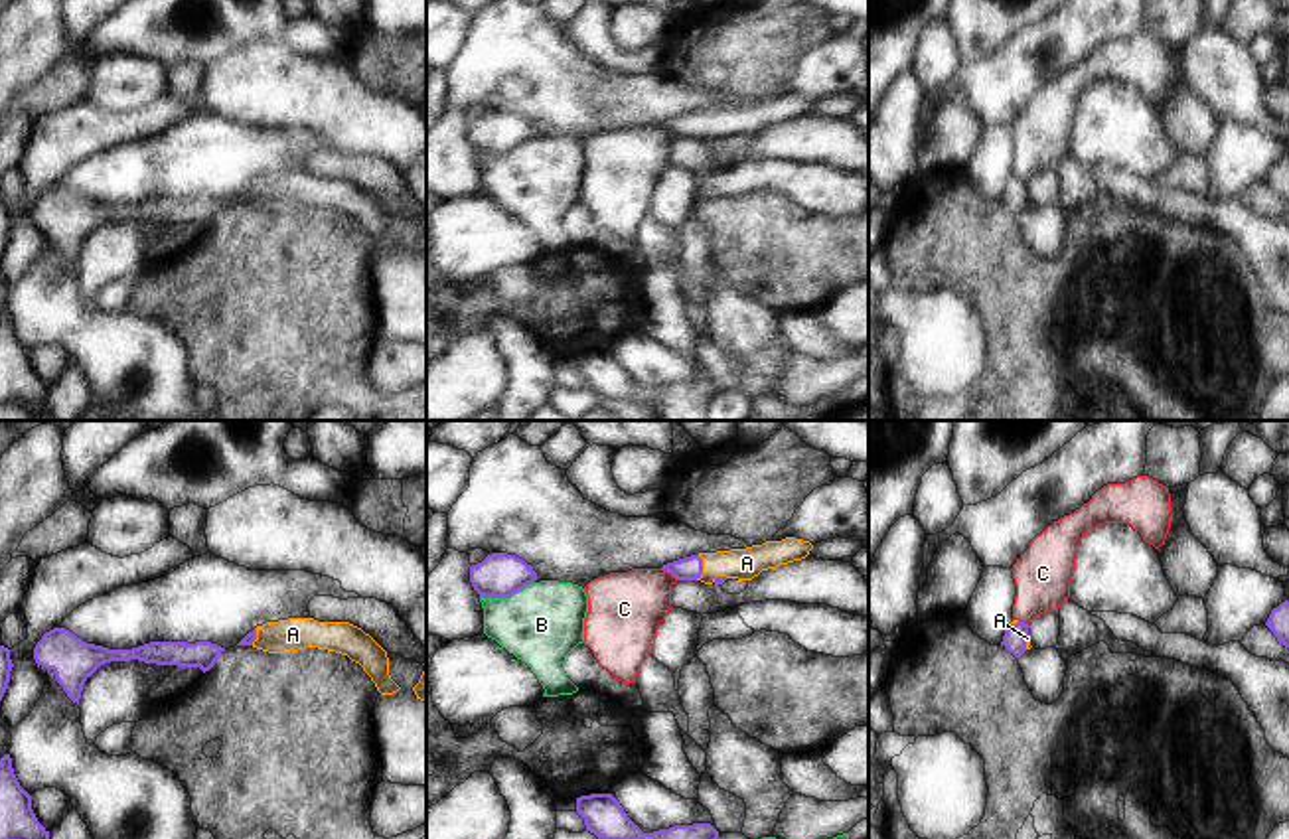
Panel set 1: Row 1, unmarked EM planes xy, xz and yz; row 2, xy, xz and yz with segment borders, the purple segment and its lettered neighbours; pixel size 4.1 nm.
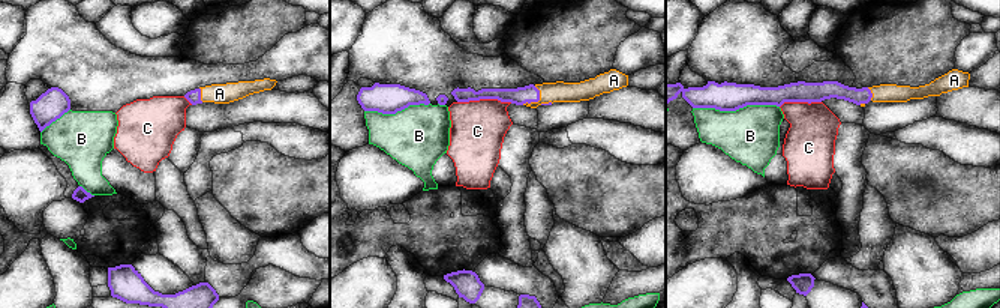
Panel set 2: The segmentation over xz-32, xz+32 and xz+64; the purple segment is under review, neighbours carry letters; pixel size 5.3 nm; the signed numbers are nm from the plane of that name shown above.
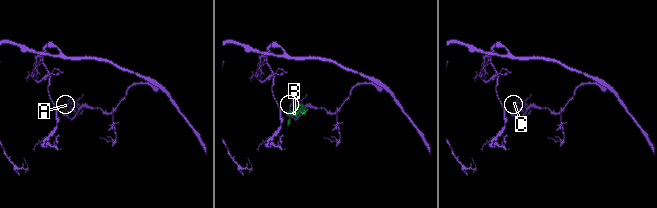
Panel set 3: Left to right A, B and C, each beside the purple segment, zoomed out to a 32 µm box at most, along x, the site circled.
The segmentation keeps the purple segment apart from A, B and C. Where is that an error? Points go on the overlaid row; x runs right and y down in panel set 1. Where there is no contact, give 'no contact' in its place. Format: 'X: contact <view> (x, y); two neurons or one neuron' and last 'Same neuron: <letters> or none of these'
A: contact xz (701, 567); one neuron
B: contact xz (506, 597); two neurons
C: contact xz (670, 571); two neurons
Same neuron: A

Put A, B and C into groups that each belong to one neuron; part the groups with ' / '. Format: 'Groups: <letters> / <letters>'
Groups: A / B / C.

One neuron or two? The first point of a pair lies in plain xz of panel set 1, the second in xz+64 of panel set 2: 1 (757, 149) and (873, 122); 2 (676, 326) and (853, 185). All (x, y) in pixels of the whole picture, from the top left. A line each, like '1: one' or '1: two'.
1: two
2: one

